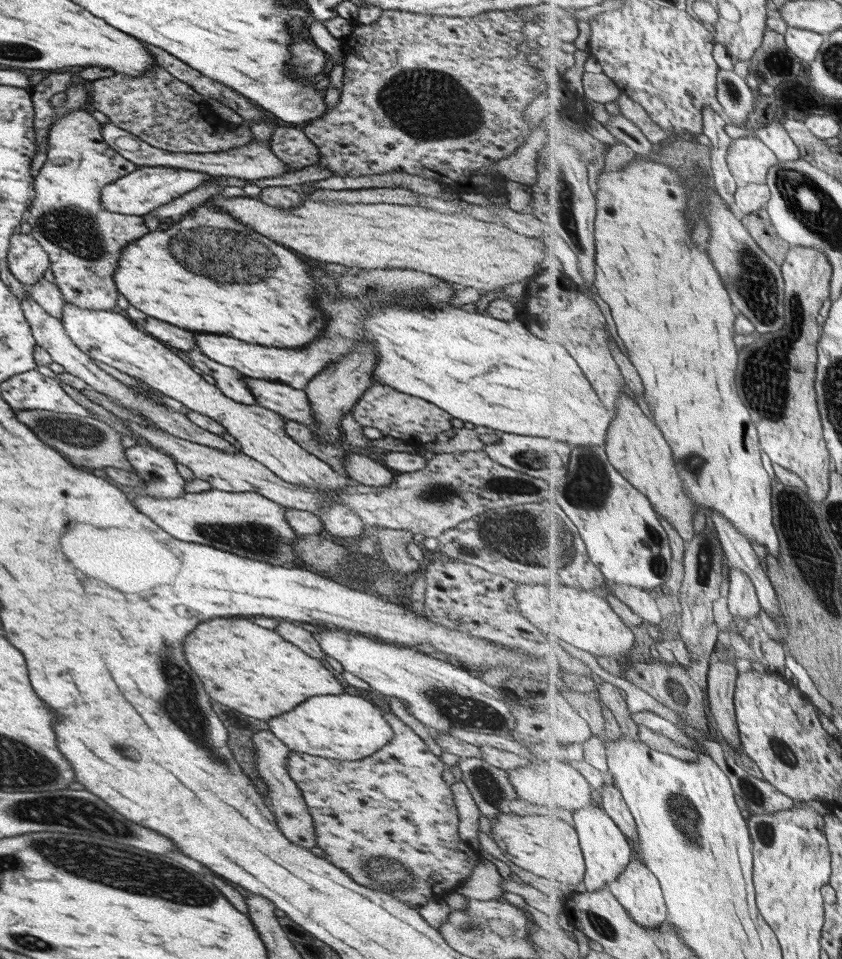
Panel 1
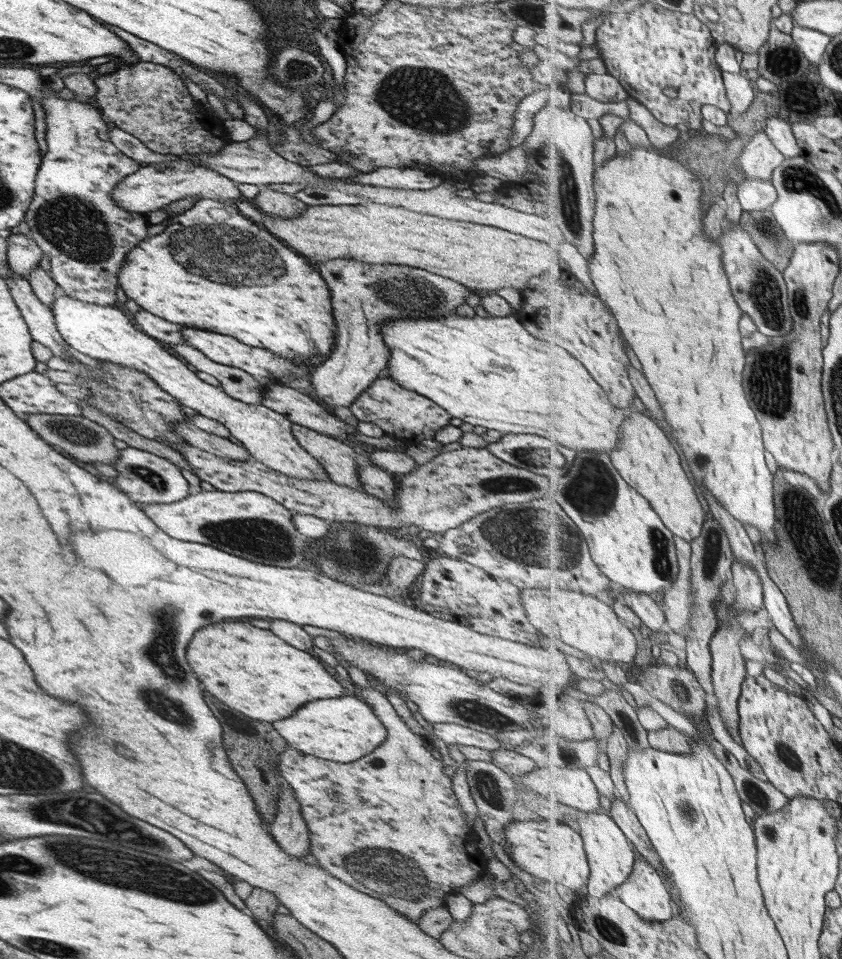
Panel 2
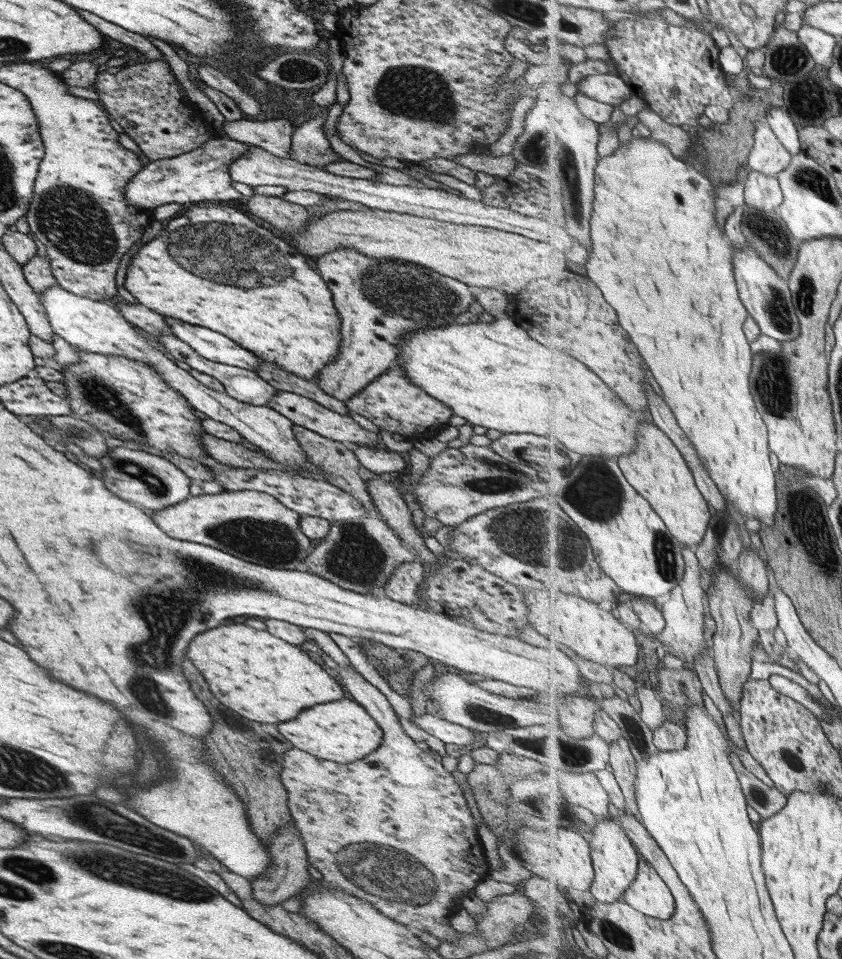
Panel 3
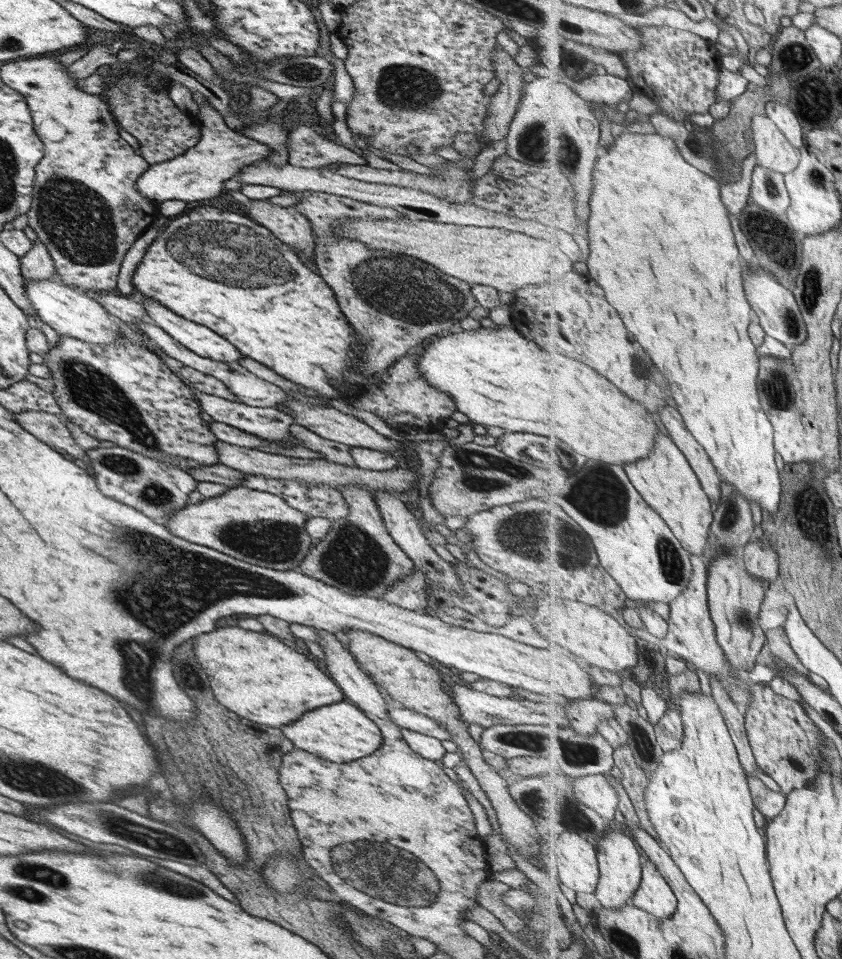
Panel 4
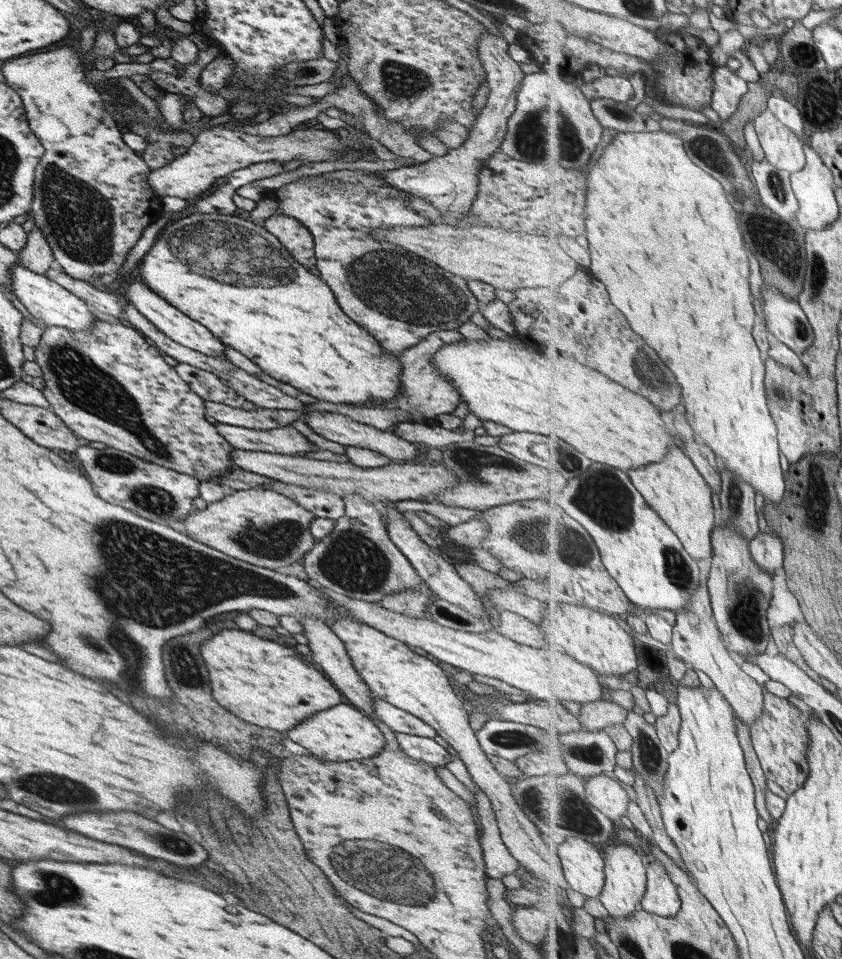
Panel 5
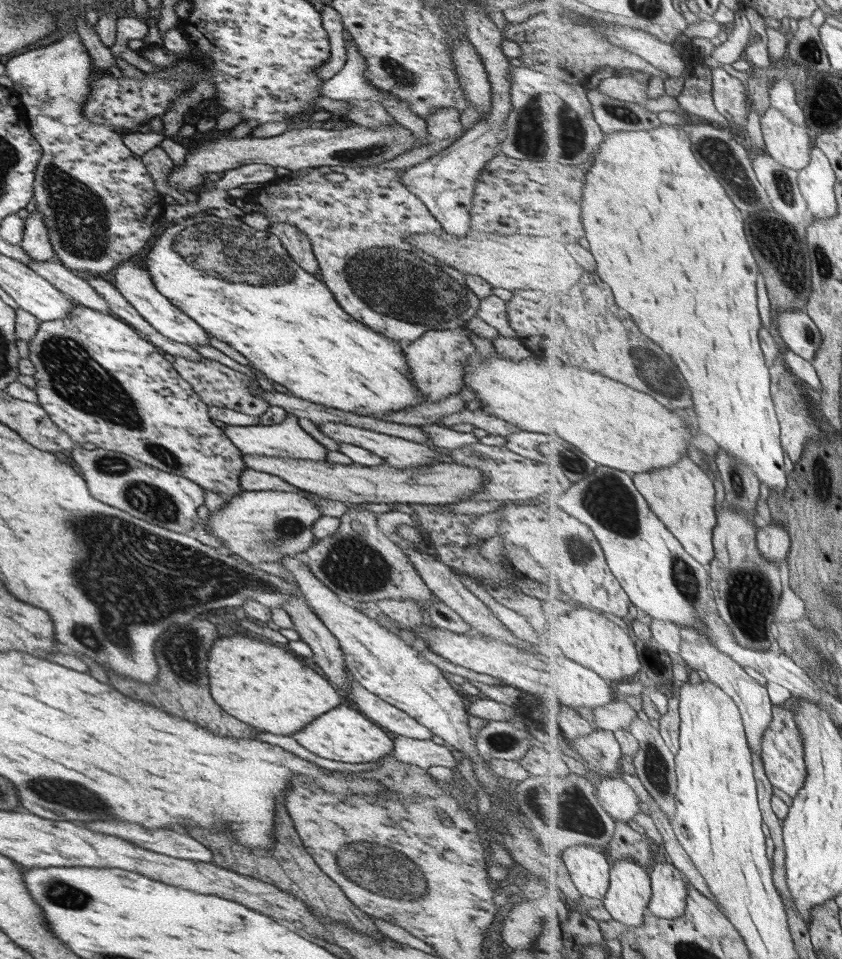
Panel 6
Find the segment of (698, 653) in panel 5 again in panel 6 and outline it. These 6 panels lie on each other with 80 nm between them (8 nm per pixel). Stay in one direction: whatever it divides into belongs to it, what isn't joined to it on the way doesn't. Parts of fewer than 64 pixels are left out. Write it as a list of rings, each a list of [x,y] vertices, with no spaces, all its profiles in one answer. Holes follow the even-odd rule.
[[[692,626],[681,627],[682,650],[681,656],[684,662],[691,668],[702,670],[708,675],[709,680],[718,684],[732,699],[738,704],[741,715],[746,726],[746,733],[750,747],[755,754],[762,757],[763,737],[767,729],[773,722],[773,704],[769,698],[767,688],[763,686],[756,678],[753,678],[744,667],[736,660],[733,660],[728,654],[721,652],[713,643],[708,640],[706,634]]]

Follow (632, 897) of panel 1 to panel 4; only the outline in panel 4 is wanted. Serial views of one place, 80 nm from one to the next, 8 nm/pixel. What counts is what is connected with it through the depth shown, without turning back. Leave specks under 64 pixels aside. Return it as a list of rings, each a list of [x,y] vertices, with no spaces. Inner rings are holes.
[[[647,861],[642,867],[641,886],[635,893],[632,904],[657,918],[672,918],[676,915],[679,904],[672,886],[653,861]]]

